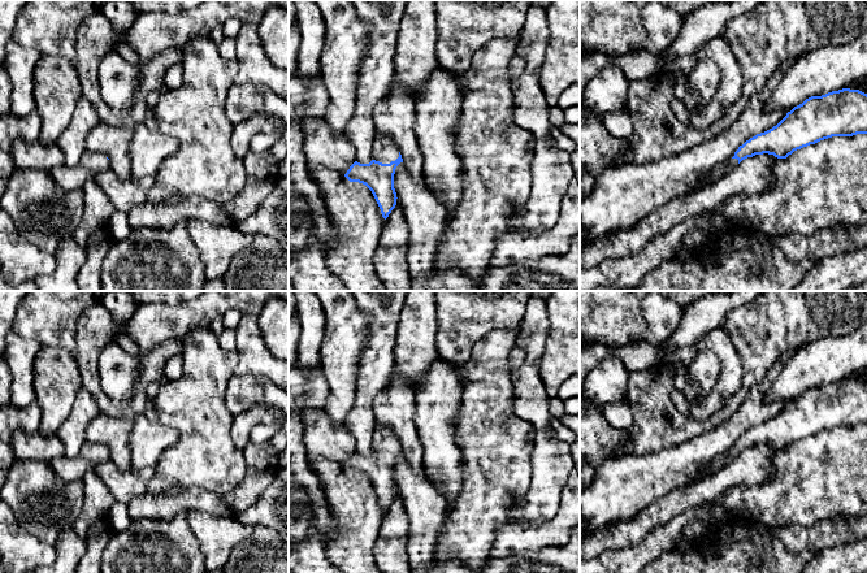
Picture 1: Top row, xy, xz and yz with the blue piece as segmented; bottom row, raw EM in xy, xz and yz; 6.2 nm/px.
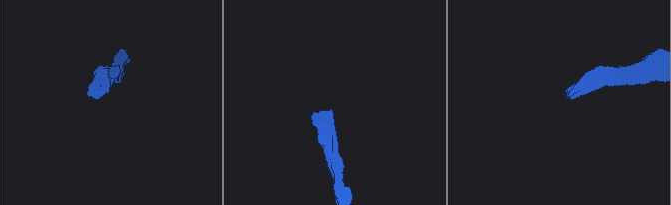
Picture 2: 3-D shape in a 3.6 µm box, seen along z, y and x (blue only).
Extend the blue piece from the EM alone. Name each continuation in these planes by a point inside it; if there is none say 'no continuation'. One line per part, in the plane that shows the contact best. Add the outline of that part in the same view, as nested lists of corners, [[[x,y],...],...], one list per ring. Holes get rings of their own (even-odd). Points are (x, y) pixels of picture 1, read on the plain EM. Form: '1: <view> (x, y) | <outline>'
1: xz (385, 442) | [[[377,426],[373,435],[373,451],[390,455],[399,448],[399,442],[387,427]]]

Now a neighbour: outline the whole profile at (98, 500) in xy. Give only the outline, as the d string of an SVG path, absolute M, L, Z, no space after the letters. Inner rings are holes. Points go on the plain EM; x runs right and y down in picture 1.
M88 468L82 481L84 485L83 505L71 529L84 539L94 522L107 520L116 500L95 468Z

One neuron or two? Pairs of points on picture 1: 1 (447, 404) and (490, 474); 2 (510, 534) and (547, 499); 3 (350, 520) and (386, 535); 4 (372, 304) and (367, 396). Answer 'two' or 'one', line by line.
1: two
2: two
3: two
4: one

